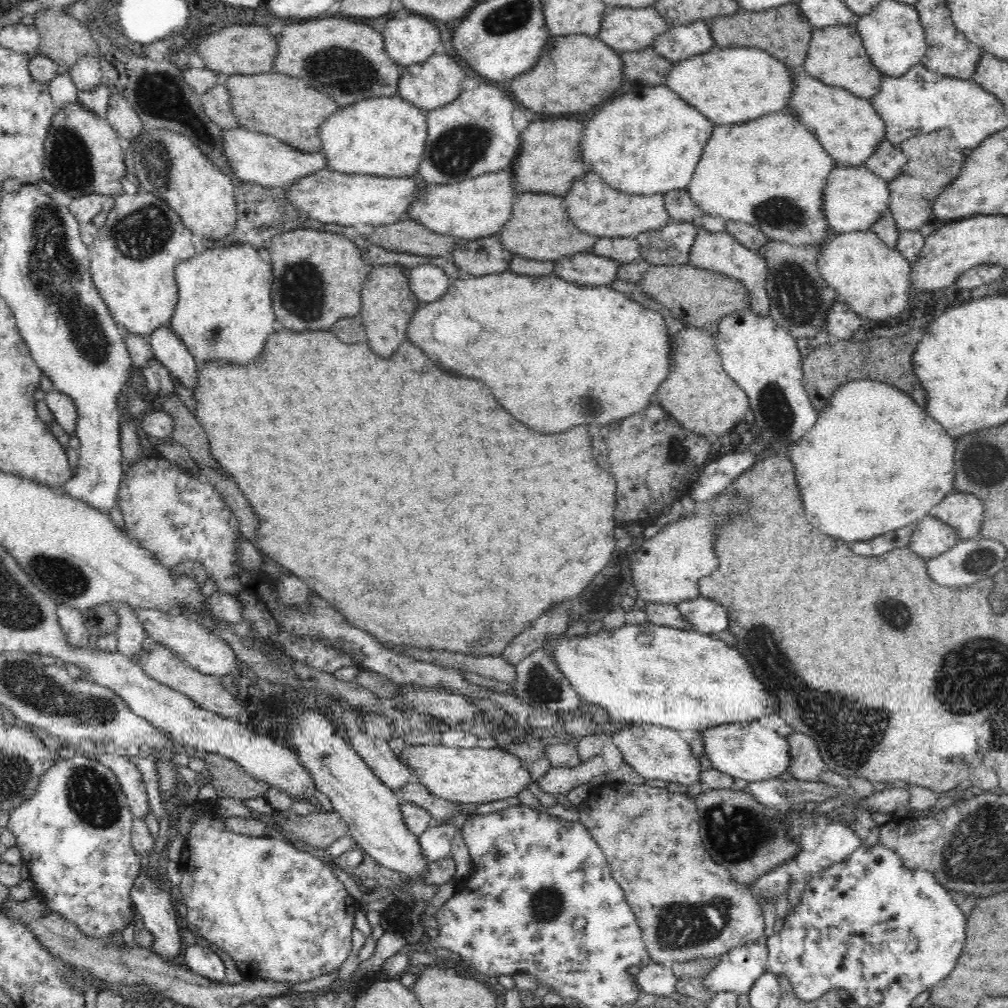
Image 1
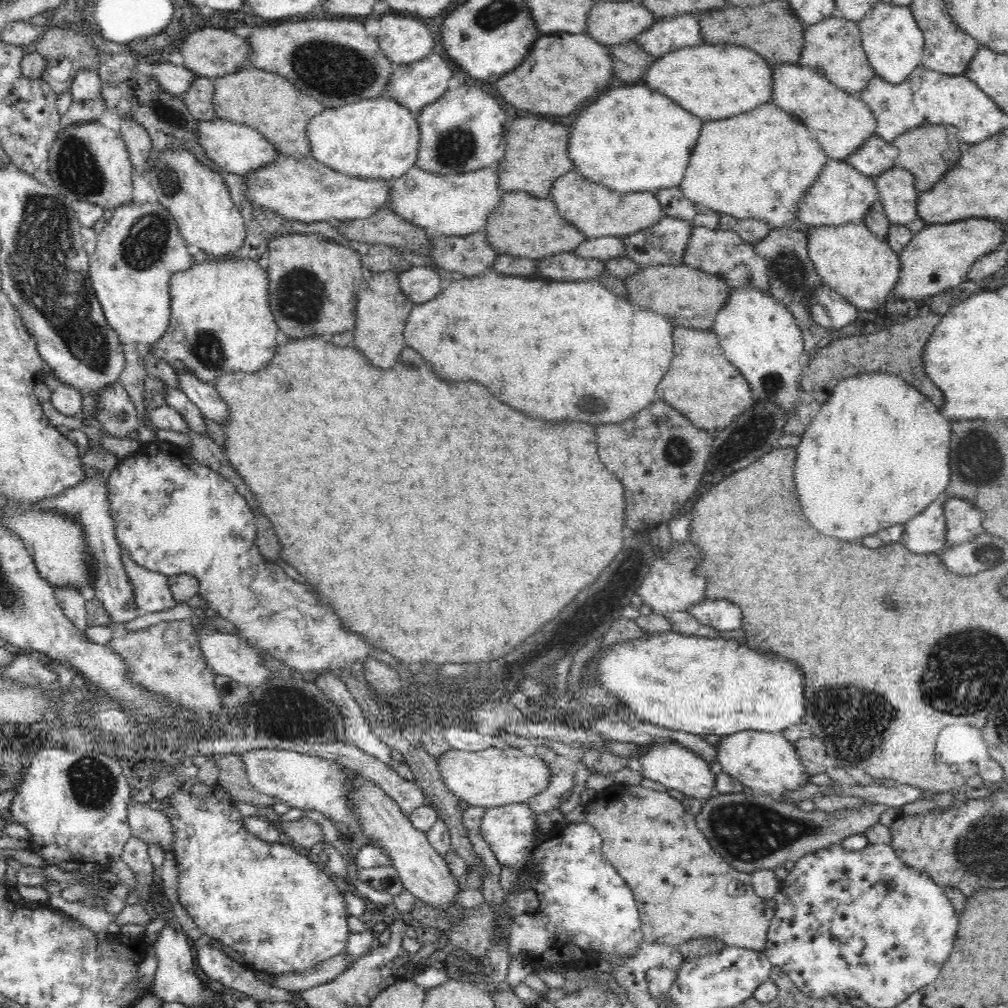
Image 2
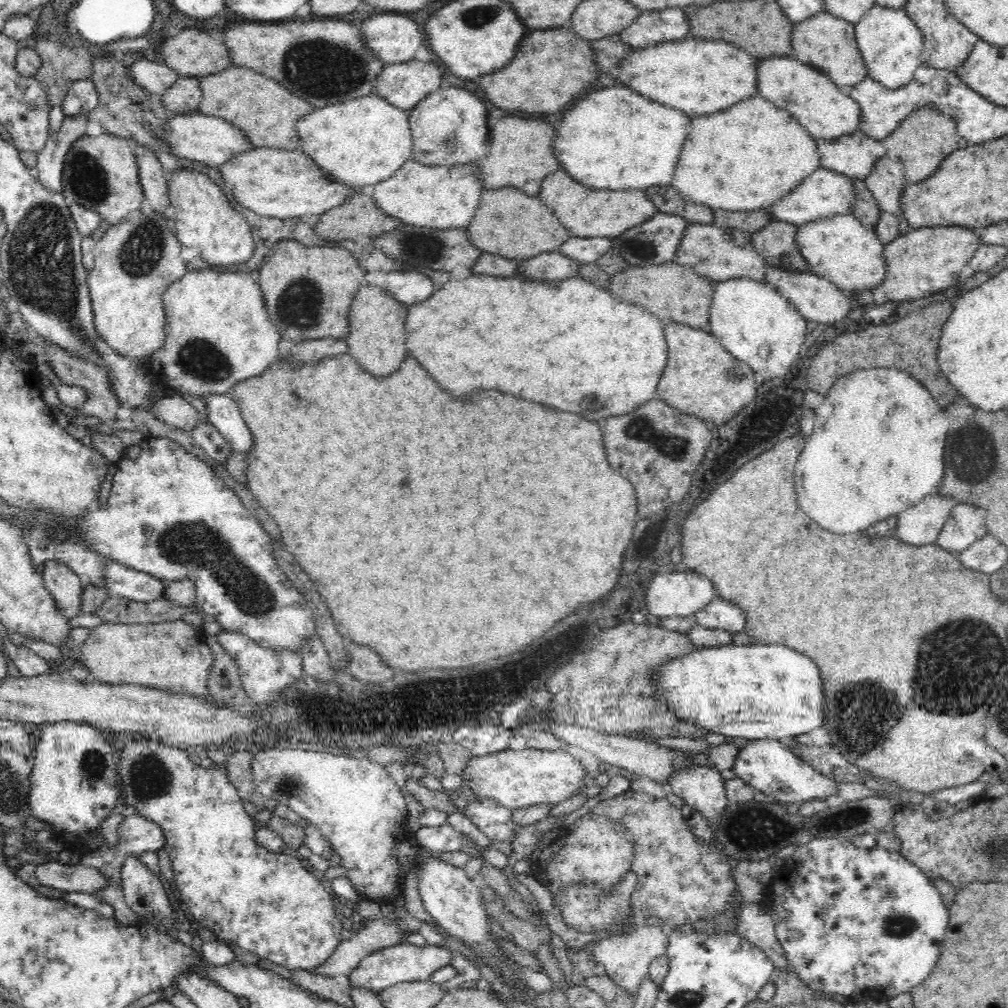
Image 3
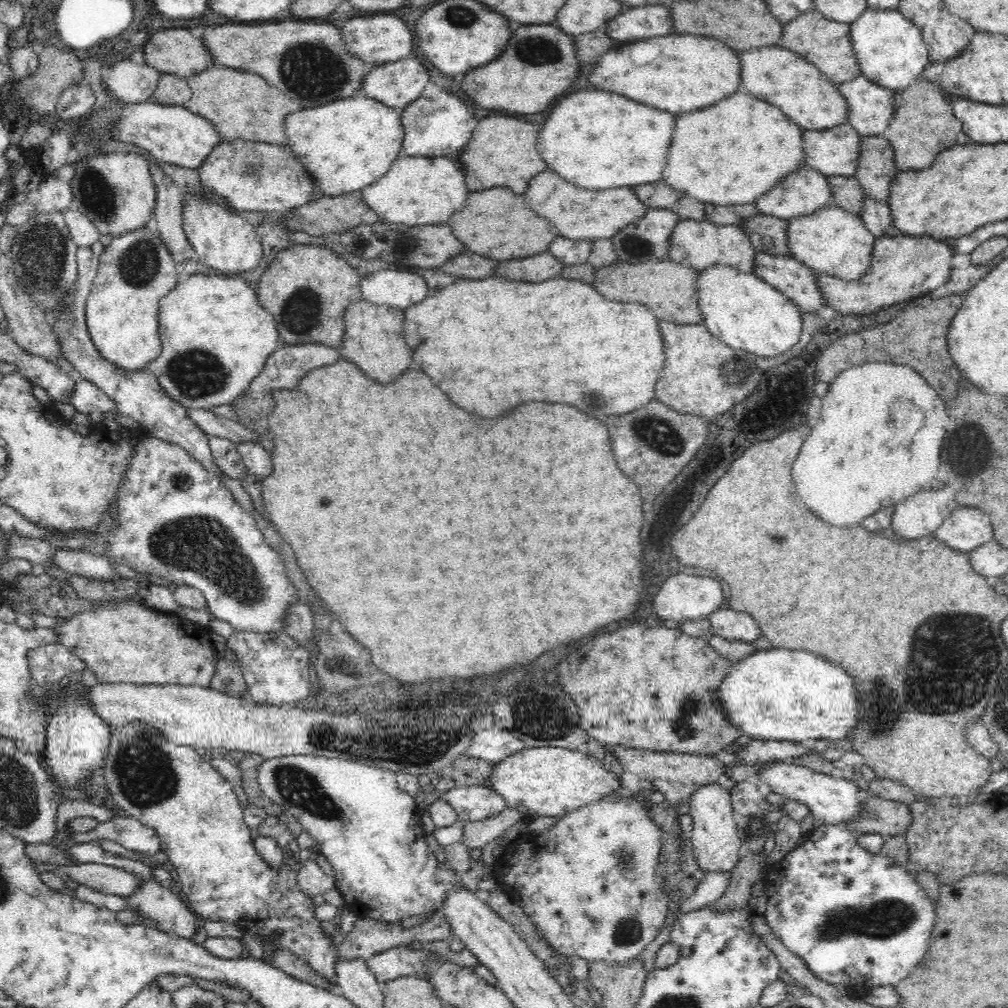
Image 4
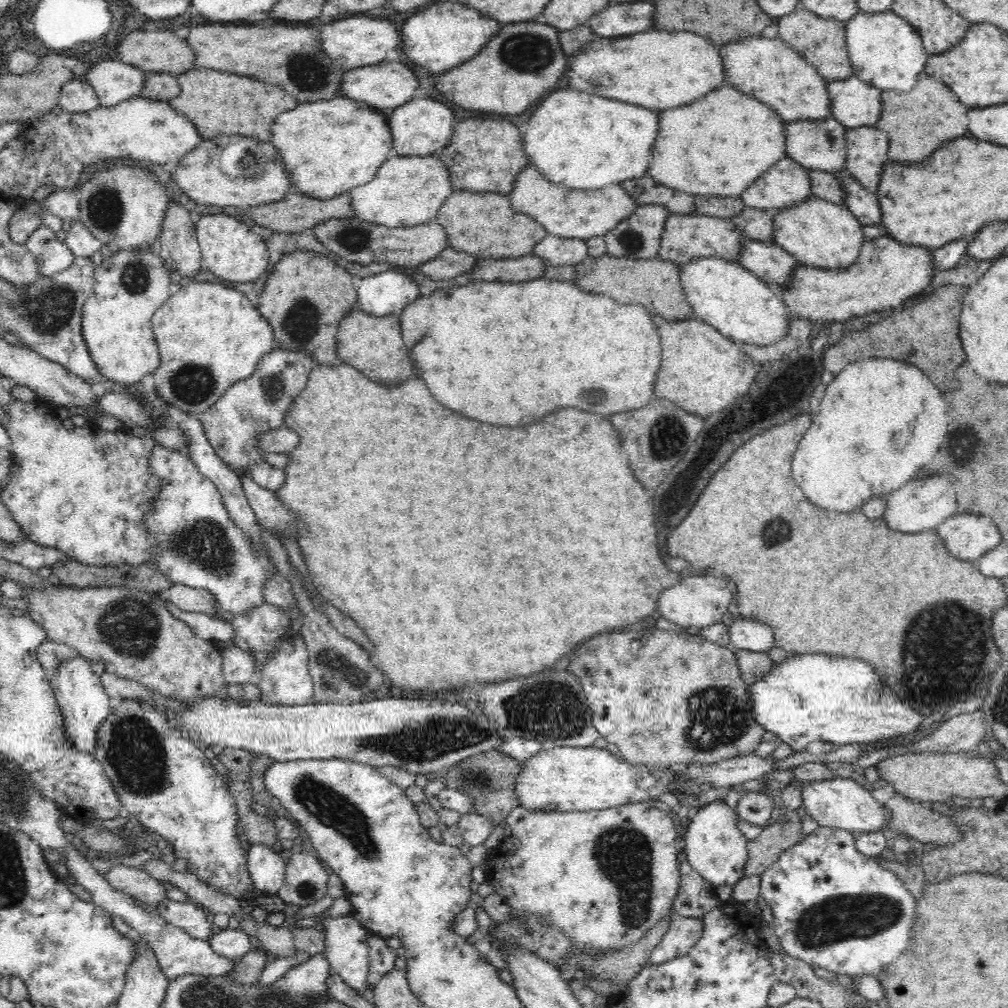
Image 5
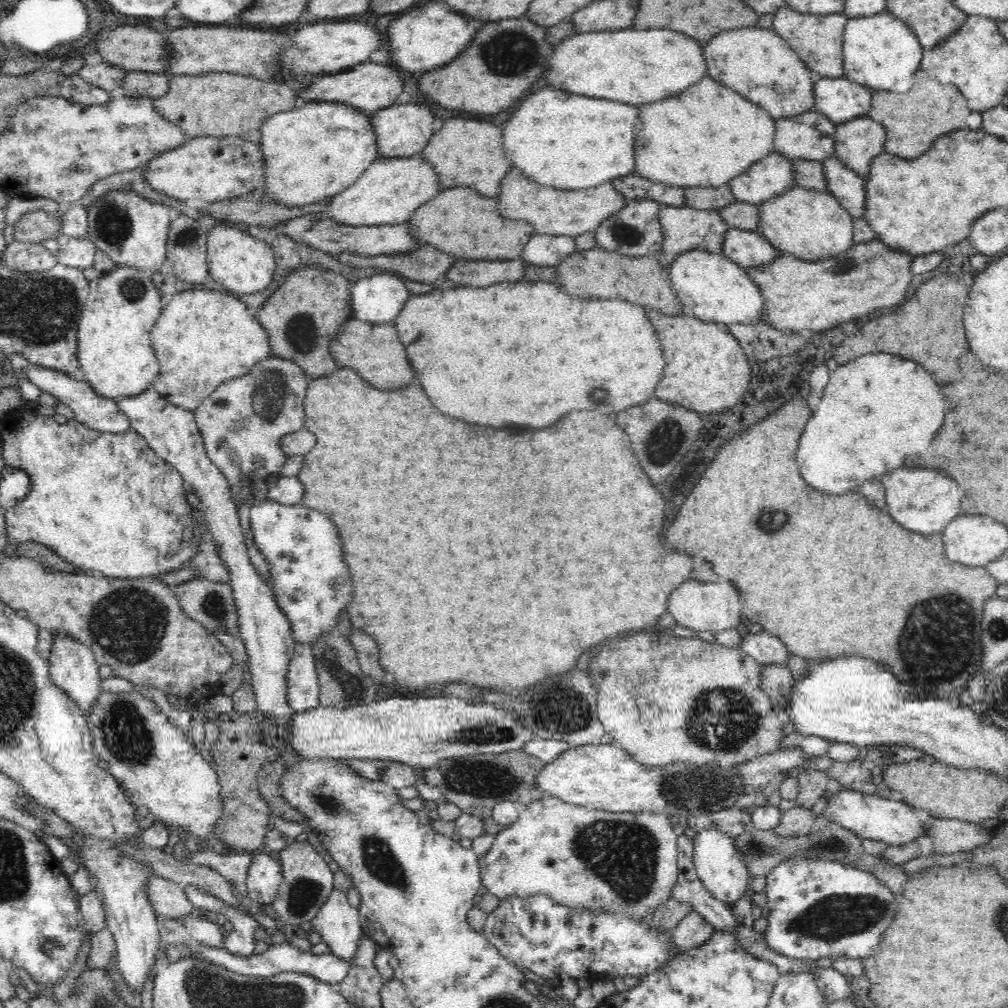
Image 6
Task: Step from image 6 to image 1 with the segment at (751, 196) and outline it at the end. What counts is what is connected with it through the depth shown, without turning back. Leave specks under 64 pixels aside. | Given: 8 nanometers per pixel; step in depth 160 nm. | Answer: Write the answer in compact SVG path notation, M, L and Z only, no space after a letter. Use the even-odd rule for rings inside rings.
M838 166L830 171L823 186L821 198L822 215L831 233L871 230L872 224L889 210L887 182L866 167Z

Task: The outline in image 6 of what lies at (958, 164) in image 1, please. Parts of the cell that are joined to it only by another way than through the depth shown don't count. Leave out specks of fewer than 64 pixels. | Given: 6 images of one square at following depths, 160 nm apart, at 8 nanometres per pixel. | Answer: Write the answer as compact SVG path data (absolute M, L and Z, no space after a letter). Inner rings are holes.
M934 80L922 82L922 86L914 86L914 90L908 90L906 94L873 91L868 115L874 120L886 120L880 123L890 128L890 132L886 132L884 150L902 158L916 158L930 148L934 138L948 134L950 130L958 130L958 126L966 126L964 118L970 112L966 108L966 98L956 88L953 84L940 84ZM938 100L942 100L944 108L938 106Z

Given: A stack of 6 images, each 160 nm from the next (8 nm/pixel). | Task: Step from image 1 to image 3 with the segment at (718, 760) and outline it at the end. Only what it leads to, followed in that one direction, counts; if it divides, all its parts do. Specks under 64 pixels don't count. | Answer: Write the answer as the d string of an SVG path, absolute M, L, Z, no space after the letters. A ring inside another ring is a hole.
M776 740L748 742L739 755L733 768L736 776L759 789L769 799L776 799L780 804L790 802L805 803L810 800L828 800L840 792L839 782L833 777L819 774L810 764L802 761L793 750Z

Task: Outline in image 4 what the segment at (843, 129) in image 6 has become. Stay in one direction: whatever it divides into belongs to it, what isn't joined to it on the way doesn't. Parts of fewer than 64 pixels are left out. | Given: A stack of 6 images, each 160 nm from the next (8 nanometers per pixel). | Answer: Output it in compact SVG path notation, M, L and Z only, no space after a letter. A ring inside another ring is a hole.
M862 135L859 138L859 157L855 177L866 196L887 202L890 181L897 173L893 148L881 135Z

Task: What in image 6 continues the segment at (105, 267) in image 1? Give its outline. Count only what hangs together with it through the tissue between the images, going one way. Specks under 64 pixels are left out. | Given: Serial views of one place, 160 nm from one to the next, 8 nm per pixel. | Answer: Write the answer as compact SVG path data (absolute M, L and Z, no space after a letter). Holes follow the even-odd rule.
M114 265L107 273L89 282L89 298L77 326L76 361L83 373L83 381L87 382L96 396L118 403L122 398L146 392L160 376L161 364L155 355L150 331L160 316L162 297L151 275L135 268Z

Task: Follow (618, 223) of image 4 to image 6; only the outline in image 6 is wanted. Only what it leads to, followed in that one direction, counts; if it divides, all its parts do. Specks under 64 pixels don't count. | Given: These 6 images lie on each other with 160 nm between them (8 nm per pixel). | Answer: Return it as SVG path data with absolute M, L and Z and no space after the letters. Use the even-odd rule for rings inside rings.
M510 170L500 182L498 212L502 218L508 220L526 220L538 234L574 238L587 232L595 232L606 218L622 210L626 202L627 200L613 187L611 181L587 189L554 190L554 188L534 186L534 182L522 178L518 170Z

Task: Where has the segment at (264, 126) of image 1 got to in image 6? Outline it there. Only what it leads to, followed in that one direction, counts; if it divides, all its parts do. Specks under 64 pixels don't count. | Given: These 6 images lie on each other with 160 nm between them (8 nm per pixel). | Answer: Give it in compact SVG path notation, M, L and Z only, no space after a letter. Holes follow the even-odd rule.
M210 72L198 78L171 76L166 94L153 99L153 107L159 116L177 126L186 139L202 135L216 138L238 136L258 143L258 126L262 126L264 114L292 110L296 106L294 98L294 91L284 84L270 84L242 74Z

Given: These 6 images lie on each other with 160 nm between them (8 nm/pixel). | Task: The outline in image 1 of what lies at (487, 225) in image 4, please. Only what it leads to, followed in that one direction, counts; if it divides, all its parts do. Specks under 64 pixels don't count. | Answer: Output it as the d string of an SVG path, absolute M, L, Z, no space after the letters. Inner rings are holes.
M518 194L512 206L510 220L500 230L500 242L504 250L526 256L530 260L558 260L562 256L586 252L598 237L582 234L568 218L562 198L546 194Z

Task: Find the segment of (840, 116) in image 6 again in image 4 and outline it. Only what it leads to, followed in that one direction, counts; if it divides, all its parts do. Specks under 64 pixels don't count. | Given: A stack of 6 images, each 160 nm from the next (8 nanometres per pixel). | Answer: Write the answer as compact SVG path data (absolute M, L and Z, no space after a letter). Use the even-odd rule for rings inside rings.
M861 74L836 87L847 104L845 122L853 126L860 137L882 136L893 113L895 91L882 88Z

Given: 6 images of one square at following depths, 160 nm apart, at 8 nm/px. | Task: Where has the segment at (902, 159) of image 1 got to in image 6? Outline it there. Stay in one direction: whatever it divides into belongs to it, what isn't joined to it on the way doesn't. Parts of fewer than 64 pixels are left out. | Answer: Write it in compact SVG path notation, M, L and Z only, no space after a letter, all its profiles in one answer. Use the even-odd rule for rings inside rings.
M813 109L774 121L773 150L788 159L823 161L833 154L835 124Z

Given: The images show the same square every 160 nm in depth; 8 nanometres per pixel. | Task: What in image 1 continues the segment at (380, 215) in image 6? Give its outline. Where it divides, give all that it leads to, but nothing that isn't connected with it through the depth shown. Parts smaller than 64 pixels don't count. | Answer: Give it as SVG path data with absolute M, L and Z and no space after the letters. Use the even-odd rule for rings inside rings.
M506 168L460 182L425 183L406 210L406 217L435 234L470 241L496 234L502 222L510 218L510 202L514 202L514 192L510 190L510 170Z

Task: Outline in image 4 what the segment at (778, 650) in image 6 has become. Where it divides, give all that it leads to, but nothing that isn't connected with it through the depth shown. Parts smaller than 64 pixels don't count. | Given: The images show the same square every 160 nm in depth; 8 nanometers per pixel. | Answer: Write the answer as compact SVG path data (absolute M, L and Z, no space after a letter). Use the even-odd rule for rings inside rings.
M721 609L708 616L716 634L730 641L743 643L756 642L762 636L758 621L750 618L750 614L734 609Z

